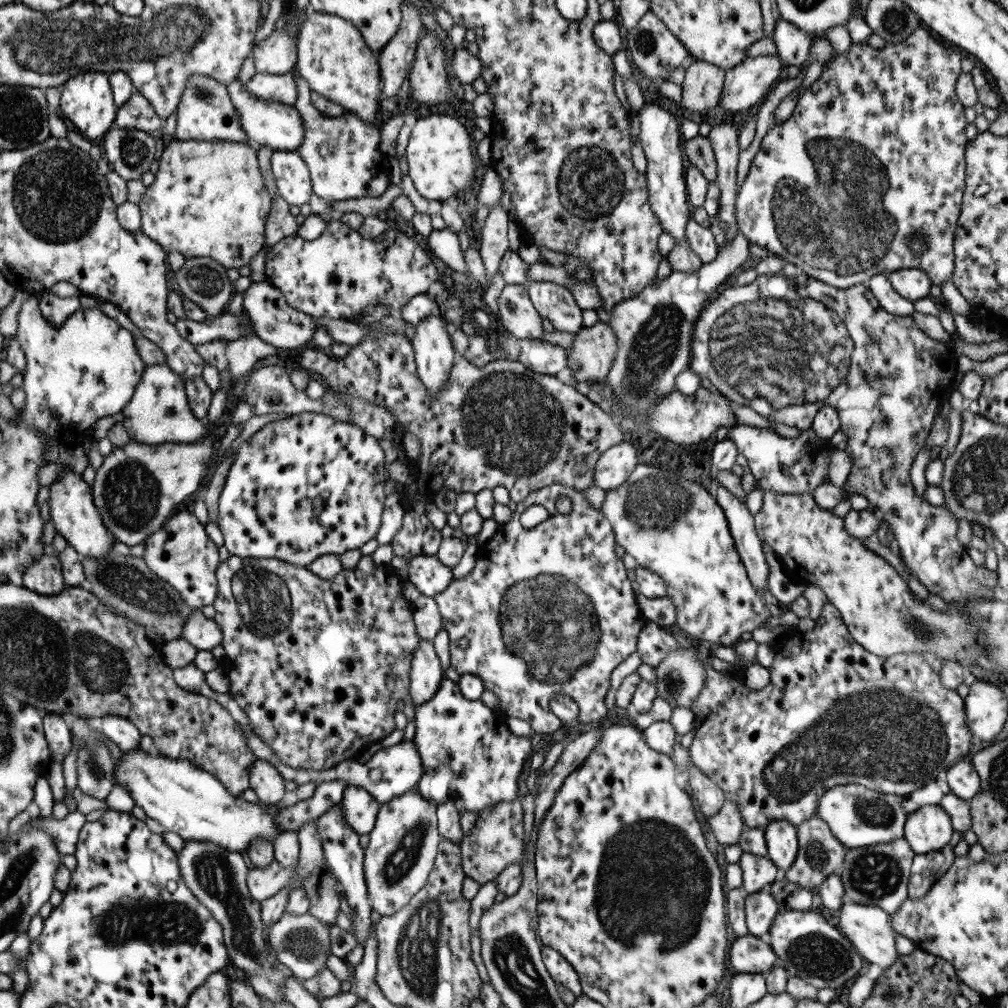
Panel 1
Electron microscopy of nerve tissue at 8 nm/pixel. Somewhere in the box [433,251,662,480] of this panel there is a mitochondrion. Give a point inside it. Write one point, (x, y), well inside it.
(512, 419)

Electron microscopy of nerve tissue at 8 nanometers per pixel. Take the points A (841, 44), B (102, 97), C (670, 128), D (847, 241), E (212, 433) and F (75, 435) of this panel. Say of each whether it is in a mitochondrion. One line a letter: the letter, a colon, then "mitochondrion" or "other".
A: other
B: other
C: other
D: mitochondrion
E: other
F: other

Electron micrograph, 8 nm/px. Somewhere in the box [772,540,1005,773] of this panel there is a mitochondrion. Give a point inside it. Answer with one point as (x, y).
(922, 630)

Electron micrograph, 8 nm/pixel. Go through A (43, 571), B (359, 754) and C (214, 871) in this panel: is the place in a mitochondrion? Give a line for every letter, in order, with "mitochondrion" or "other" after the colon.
A: other
B: other
C: mitochondrion

